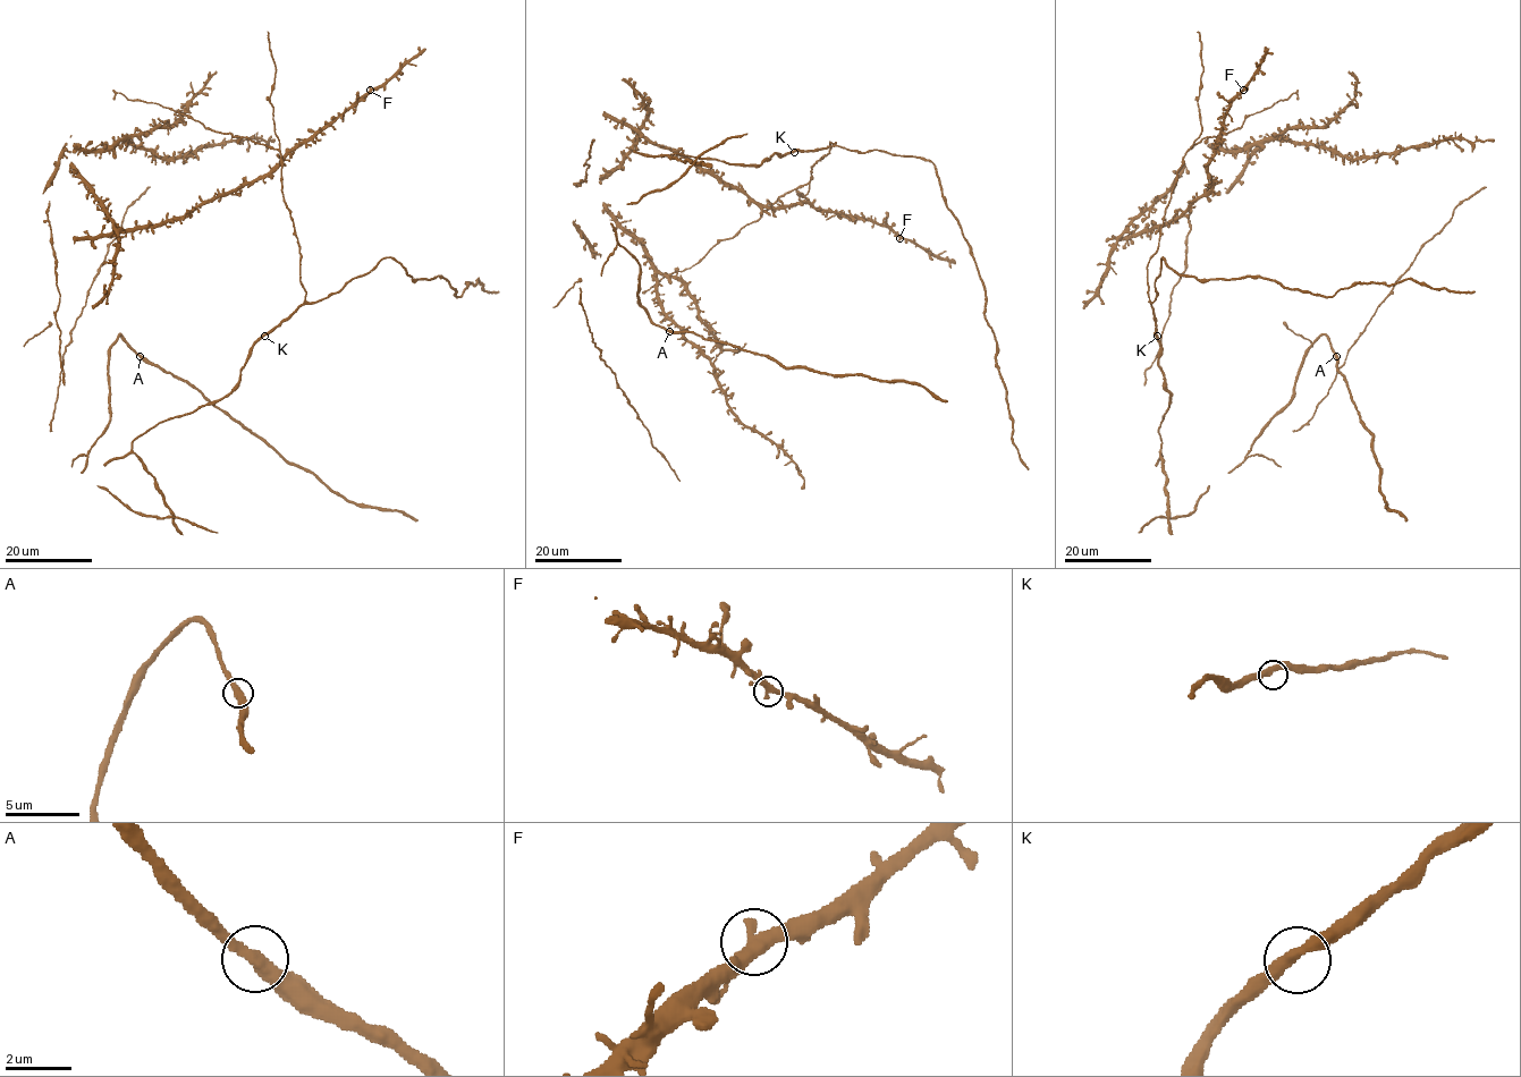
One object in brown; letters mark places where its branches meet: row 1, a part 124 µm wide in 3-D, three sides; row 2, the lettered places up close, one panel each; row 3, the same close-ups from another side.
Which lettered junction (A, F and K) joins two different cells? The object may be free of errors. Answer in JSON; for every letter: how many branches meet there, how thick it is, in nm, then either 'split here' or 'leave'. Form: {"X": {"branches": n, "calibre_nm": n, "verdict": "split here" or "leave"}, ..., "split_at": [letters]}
{"A": {"branches": 2, "calibre_nm": 400, "verdict": "leave"}, "F": {"branches": 2, "calibre_nm": 400, "verdict": "leave"}, "K": {"branches": 2, "calibre_nm": 380, "verdict": "leave"}, "split_at": []}

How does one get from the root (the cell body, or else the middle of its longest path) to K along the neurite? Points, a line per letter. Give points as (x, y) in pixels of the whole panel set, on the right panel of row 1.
K: (1149, 297), (1157, 336)

